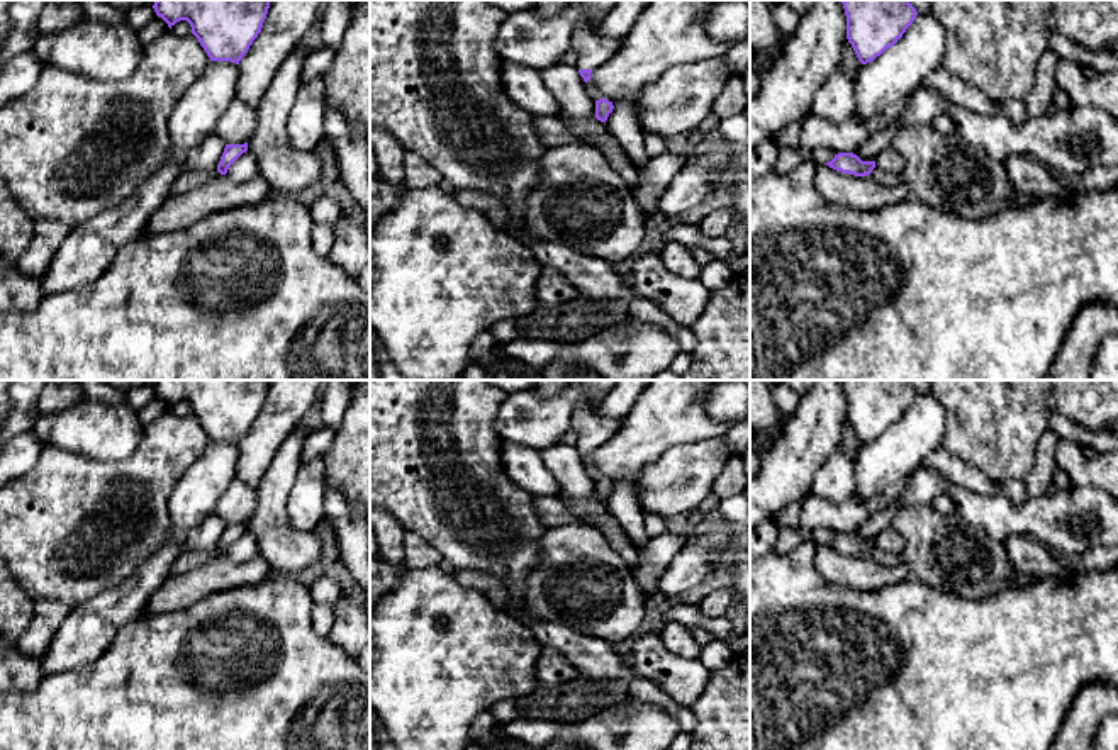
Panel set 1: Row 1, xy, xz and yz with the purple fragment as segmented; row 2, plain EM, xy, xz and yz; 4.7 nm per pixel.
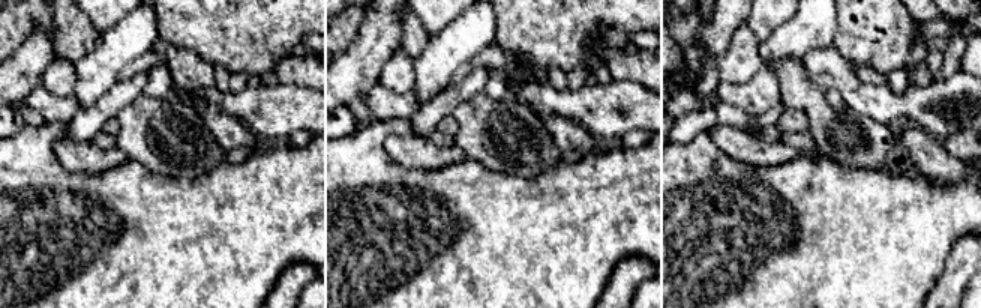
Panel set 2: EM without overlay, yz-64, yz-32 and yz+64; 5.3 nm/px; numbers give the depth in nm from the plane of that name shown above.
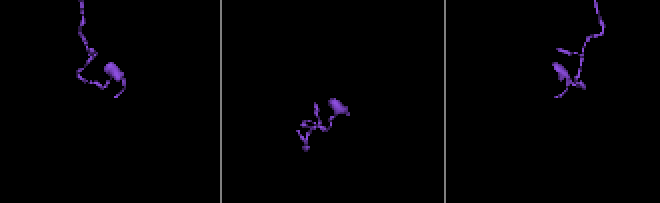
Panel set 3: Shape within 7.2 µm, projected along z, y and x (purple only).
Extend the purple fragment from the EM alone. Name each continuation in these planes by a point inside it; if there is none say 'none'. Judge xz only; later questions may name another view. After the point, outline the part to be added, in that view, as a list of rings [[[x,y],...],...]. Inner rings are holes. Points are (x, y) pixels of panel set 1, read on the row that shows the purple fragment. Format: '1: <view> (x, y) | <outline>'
1: xz (592, 50) | [[[599,19],[589,29],[579,29],[573,34],[572,49],[577,53],[577,70],[594,70],[616,54],[623,41],[604,39],[599,36],[599,27],[604,19]]]

